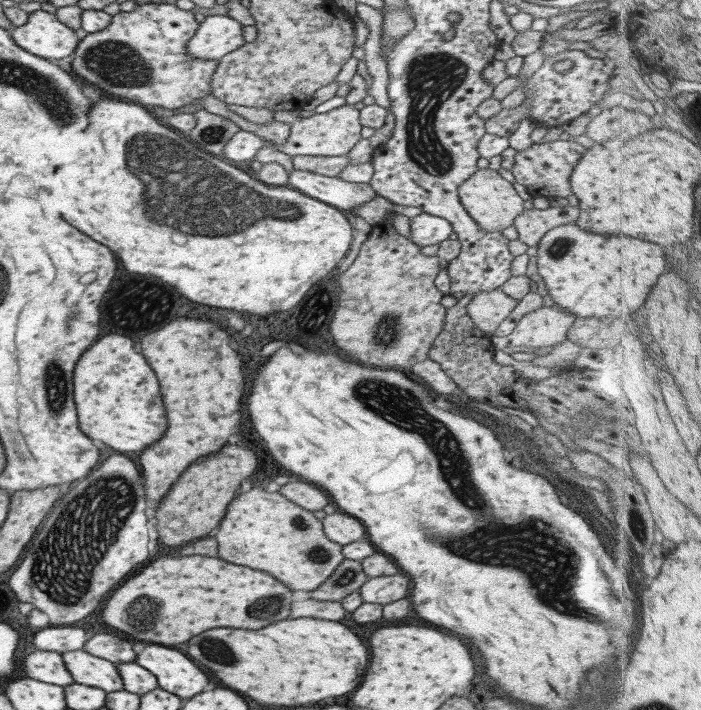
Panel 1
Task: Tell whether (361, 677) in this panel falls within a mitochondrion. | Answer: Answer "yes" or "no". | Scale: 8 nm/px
no

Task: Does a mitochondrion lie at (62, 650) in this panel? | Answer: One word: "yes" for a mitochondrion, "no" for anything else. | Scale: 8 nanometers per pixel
no

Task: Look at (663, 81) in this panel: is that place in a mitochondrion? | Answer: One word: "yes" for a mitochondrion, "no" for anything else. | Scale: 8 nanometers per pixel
no

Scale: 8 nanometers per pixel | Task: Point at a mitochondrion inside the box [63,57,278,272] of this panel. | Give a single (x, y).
(210, 136)

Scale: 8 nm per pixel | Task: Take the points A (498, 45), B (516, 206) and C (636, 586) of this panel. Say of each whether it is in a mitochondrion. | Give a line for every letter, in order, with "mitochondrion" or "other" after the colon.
A: other
B: other
C: other

